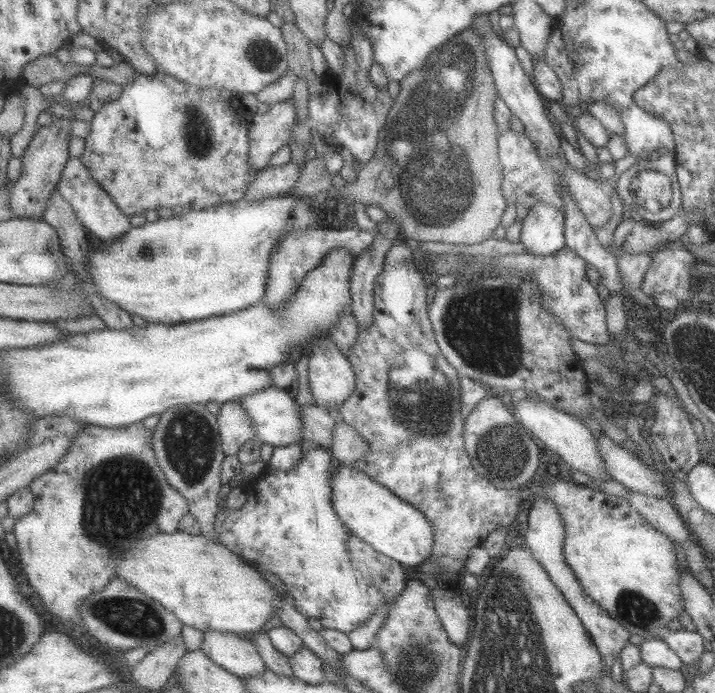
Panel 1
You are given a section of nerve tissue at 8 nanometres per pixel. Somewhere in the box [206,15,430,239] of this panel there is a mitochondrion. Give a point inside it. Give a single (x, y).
(261, 57)

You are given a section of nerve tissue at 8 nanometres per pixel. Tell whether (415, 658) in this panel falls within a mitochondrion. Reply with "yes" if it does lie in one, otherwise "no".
yes

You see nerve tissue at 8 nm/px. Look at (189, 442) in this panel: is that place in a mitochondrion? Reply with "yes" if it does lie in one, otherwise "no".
yes

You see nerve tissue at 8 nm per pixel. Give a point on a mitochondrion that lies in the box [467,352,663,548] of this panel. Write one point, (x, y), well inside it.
(503, 452)

